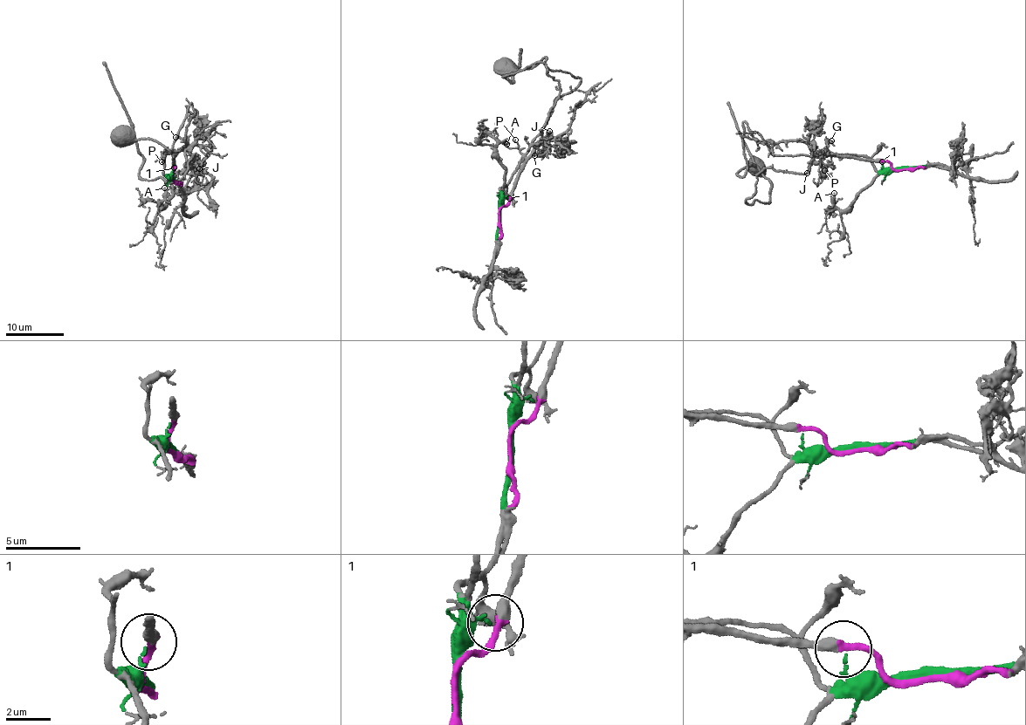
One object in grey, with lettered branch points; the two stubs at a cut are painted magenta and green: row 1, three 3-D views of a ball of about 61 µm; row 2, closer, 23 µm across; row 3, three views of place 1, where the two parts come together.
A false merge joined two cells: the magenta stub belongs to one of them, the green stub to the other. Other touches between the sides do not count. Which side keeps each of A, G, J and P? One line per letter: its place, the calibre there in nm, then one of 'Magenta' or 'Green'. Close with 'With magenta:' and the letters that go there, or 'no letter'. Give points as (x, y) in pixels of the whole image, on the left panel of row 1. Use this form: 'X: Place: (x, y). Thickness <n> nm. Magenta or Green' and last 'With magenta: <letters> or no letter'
A: Place: (164, 188). Thickness 140 nm. Green
G: Place: (175, 137). Thickness 140 nm. Magenta
J: Place: (199, 168). Thickness 240 nm. Magenta
P: Place: (161, 161). Thickness 100 nm. Green
With magenta: G, J

